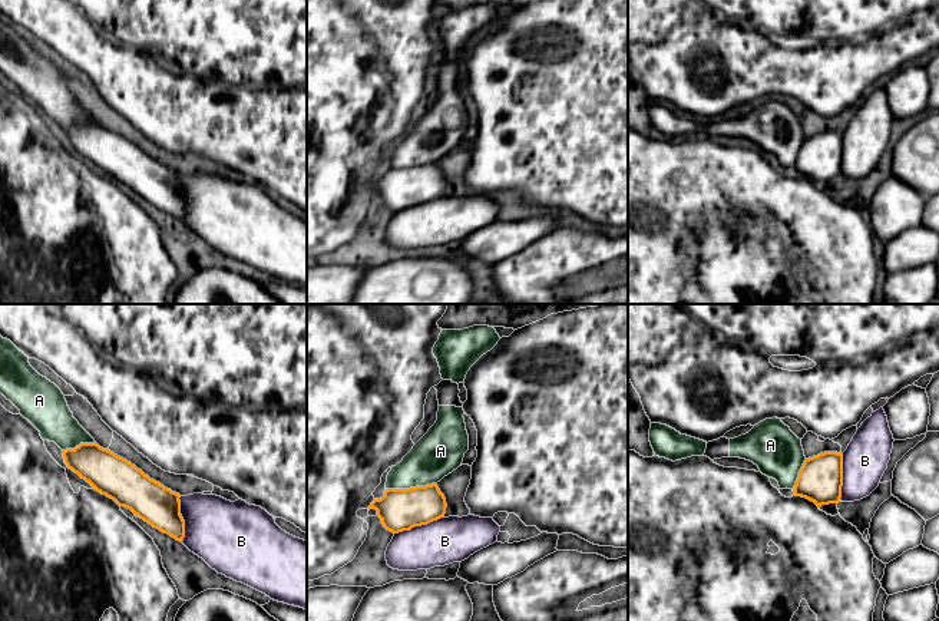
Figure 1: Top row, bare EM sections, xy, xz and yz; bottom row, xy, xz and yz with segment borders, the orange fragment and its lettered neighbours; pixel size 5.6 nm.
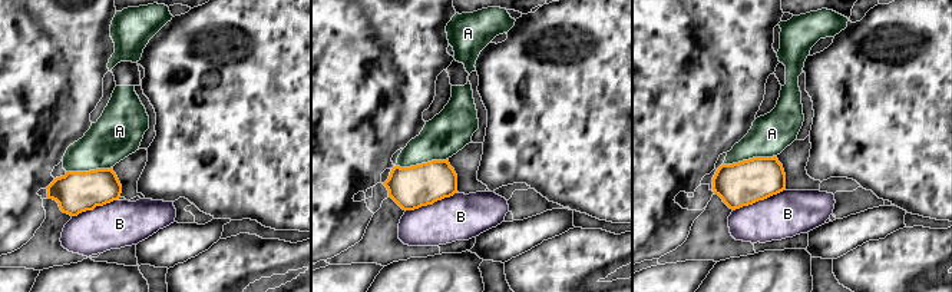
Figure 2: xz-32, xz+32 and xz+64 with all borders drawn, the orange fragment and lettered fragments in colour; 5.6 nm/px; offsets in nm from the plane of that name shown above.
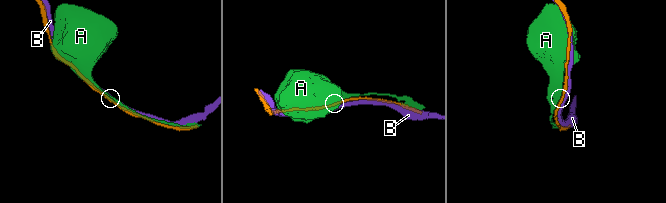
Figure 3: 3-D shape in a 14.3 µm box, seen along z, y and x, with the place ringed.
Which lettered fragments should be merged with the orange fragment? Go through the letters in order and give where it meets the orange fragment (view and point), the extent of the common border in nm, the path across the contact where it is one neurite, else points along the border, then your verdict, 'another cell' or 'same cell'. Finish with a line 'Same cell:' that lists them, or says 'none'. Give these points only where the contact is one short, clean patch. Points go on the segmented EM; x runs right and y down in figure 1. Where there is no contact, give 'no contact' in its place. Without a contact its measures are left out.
A: meets orange in xz at (410, 488); contact 300 nm long; another cell
B: meets orange in xz at (419, 525); contact 300 nm long; another cell
Same cell: none

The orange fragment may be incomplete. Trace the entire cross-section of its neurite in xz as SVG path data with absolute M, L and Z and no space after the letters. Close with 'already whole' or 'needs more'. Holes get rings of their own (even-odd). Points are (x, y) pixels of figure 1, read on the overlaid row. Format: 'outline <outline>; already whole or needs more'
outline M432 483L410 489L386 489L384 496L374 499L368 511L376 509L383 526L399 534L444 518L446 508L444 495L437 483Z; already whole

